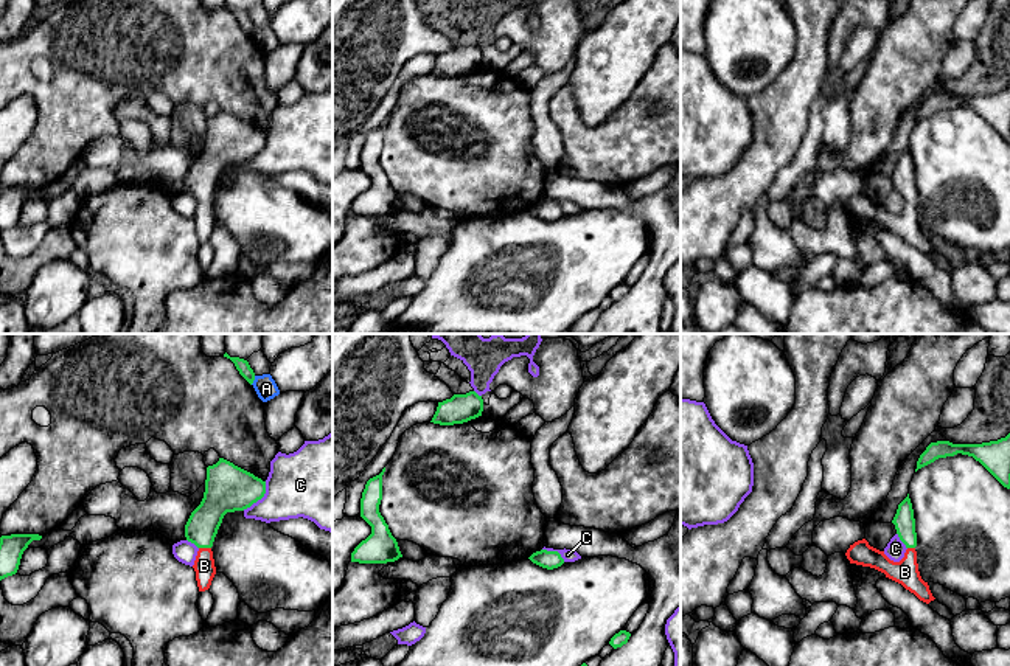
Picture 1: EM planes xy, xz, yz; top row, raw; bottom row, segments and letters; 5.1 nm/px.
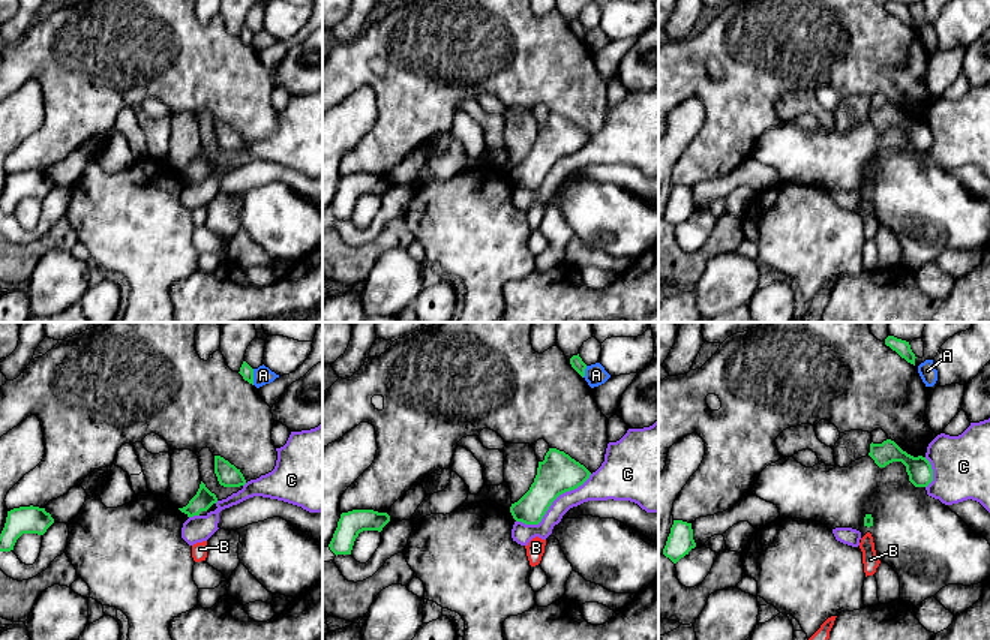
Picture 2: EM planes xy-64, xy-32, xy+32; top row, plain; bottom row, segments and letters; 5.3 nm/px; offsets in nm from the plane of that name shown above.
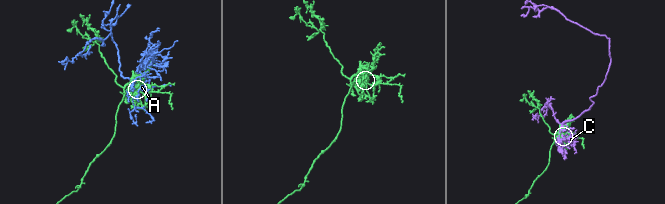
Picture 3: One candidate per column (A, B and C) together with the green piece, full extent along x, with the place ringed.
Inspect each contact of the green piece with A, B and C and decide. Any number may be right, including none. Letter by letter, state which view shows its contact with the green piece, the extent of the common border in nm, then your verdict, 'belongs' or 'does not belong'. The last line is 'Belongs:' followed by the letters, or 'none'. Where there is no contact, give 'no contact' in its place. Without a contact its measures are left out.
A: meets green in xy; contact 50 nm long; does not belong
B: meets green in xy; contact 60 nm long; belongs
C: meets green in xy; contact 200 nm long; does not belong
Belongs: B

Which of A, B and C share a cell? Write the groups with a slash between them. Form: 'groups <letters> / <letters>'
groups A / B / C

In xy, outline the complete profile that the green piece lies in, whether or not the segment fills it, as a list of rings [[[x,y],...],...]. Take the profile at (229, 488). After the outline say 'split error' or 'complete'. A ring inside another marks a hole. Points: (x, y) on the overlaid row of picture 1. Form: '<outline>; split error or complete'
[[[224,458],[207,467],[204,498],[185,525],[186,540],[199,548],[193,565],[199,591],[208,590],[216,574],[211,546],[224,515],[250,508],[264,494],[266,481]]]; split error

